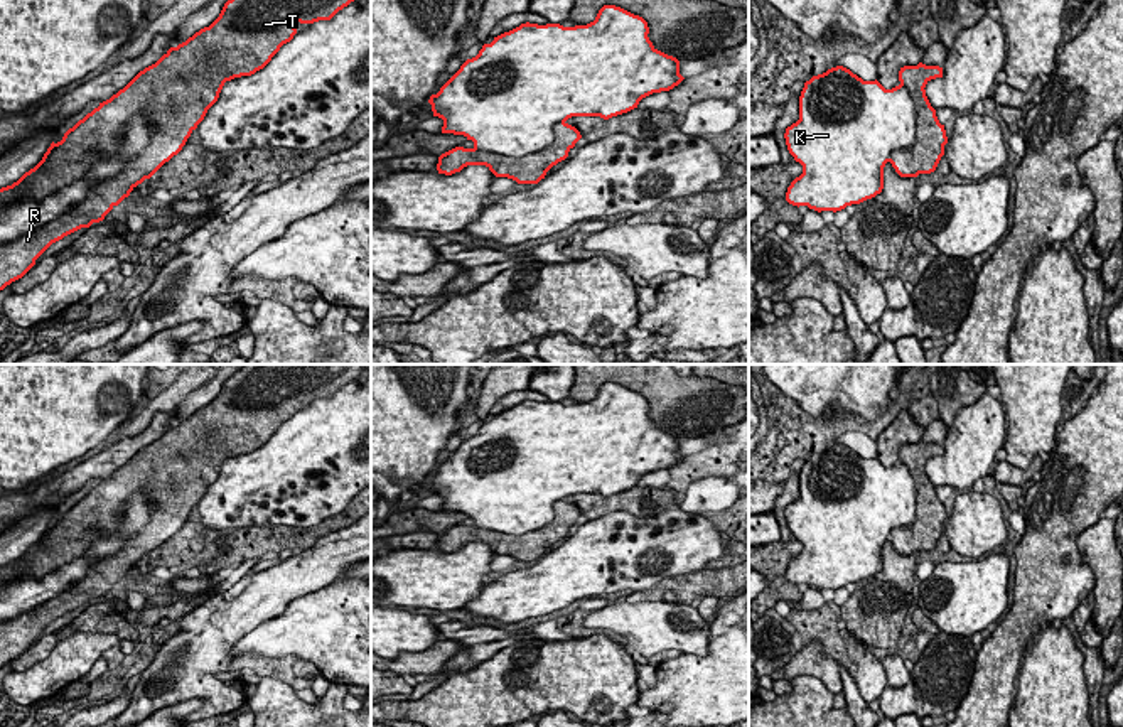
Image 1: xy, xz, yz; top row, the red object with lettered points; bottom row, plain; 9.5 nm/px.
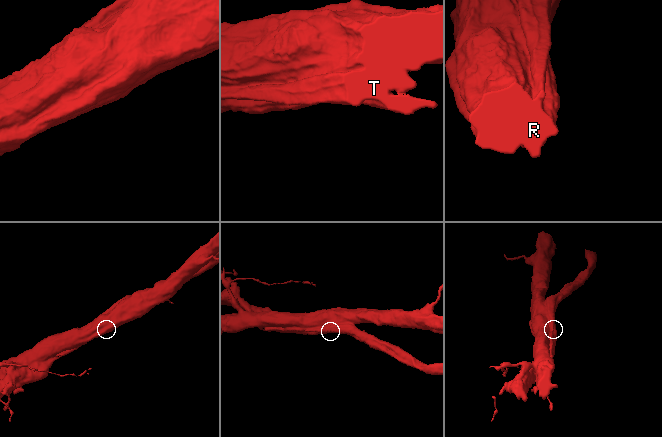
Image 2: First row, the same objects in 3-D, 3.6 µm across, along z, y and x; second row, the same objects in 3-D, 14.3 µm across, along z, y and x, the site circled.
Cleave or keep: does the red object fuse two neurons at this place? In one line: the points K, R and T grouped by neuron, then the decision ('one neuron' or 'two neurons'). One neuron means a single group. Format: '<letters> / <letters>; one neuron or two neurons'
K / R T; two neurons

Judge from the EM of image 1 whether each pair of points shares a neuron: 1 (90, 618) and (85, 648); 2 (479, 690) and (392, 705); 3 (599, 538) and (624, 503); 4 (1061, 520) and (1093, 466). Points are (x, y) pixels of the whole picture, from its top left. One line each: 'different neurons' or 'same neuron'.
1: different neurons
2: same neuron
3: different neurons
4: same neuron

